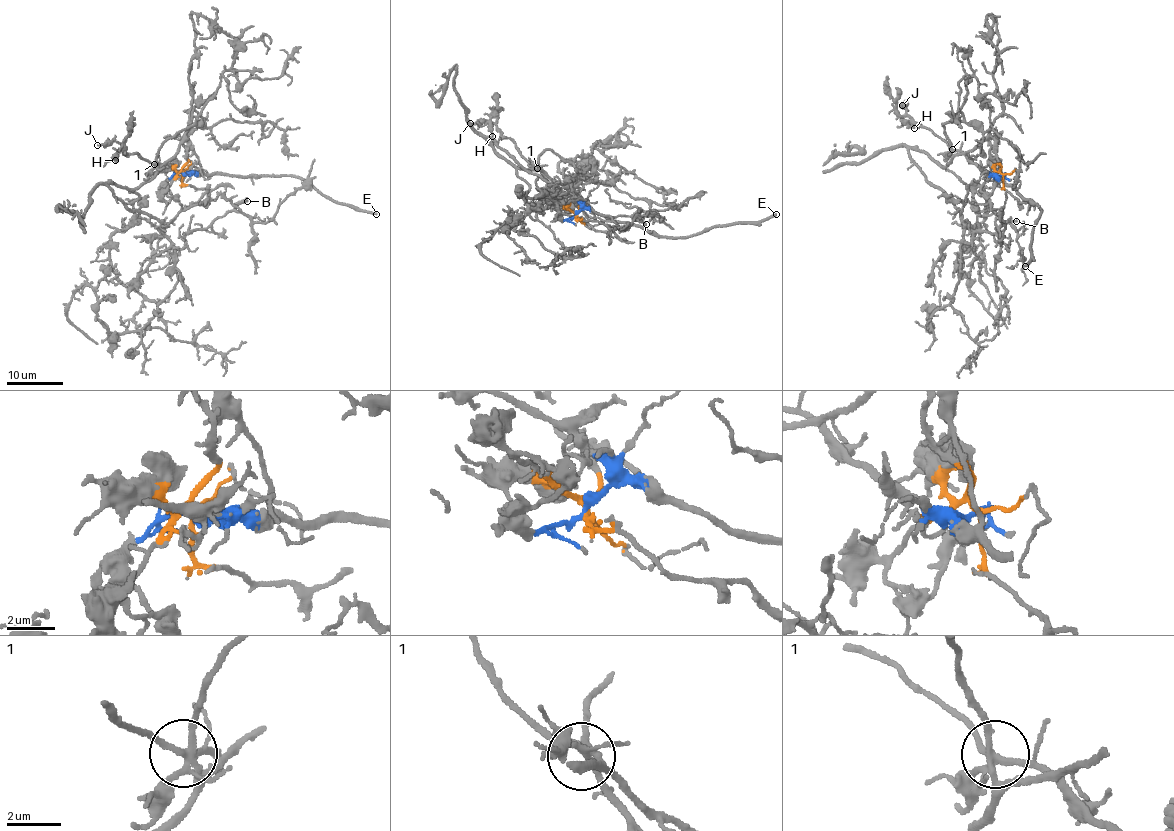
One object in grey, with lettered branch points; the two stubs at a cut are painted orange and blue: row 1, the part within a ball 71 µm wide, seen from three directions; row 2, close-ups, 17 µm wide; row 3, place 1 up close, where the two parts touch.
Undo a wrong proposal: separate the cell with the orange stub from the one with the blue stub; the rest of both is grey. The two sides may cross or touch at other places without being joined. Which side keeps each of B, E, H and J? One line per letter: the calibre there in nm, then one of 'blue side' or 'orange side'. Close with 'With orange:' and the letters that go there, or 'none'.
B: 140 nm thick; orange side
E: 260 nm thick; blue side
H: 160 nm thick; blue side
J: 130 nm thick; blue side
With orange: B

